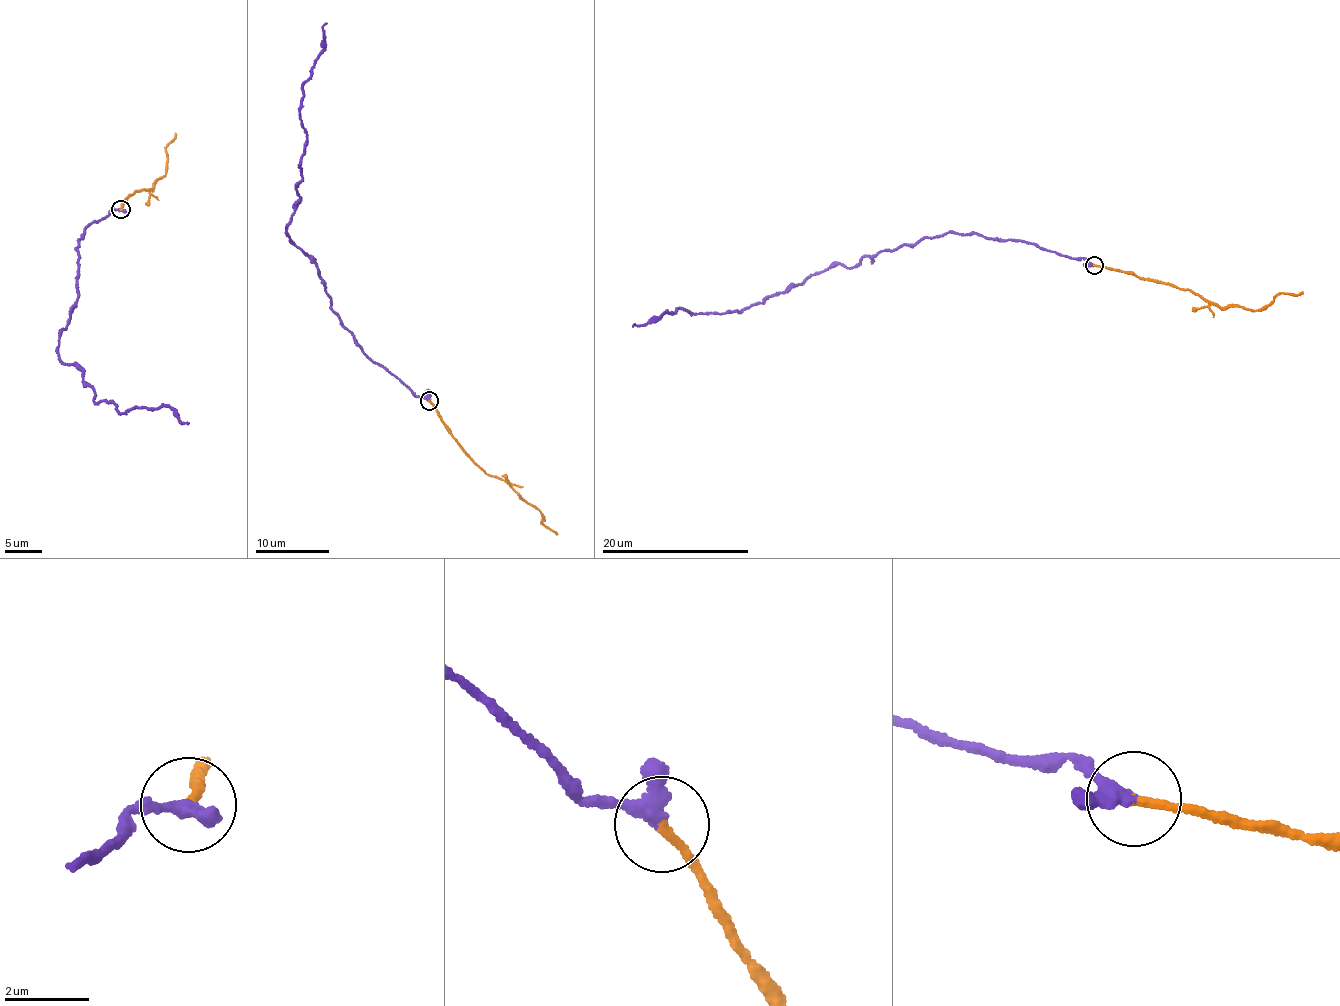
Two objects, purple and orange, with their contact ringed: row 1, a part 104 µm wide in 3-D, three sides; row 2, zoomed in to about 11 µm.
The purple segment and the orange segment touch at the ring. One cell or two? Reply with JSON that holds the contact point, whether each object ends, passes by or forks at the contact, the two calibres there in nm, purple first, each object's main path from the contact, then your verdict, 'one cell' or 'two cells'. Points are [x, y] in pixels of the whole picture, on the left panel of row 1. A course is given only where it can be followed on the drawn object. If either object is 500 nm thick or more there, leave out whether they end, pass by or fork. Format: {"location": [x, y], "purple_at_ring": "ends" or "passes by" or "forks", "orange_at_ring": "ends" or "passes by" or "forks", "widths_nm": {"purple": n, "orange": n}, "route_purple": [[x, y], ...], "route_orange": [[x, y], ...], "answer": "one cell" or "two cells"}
{"location": [120, 209], "purple_at_ring": "passes by", "orange_at_ring": "ends", "widths_nm": {"purple": 280, "orange": 200}, "route_purple": [[121, 208], [76, 248], [78, 293], [57, 354], [84, 371], [95, 403], [121, 415], [166, 406], [188, 422]], "route_orange": [[121, 208], [127, 195], [144, 188], [153, 189], [165, 171], [167, 146], [175, 132]], "answer": "two cells"}

